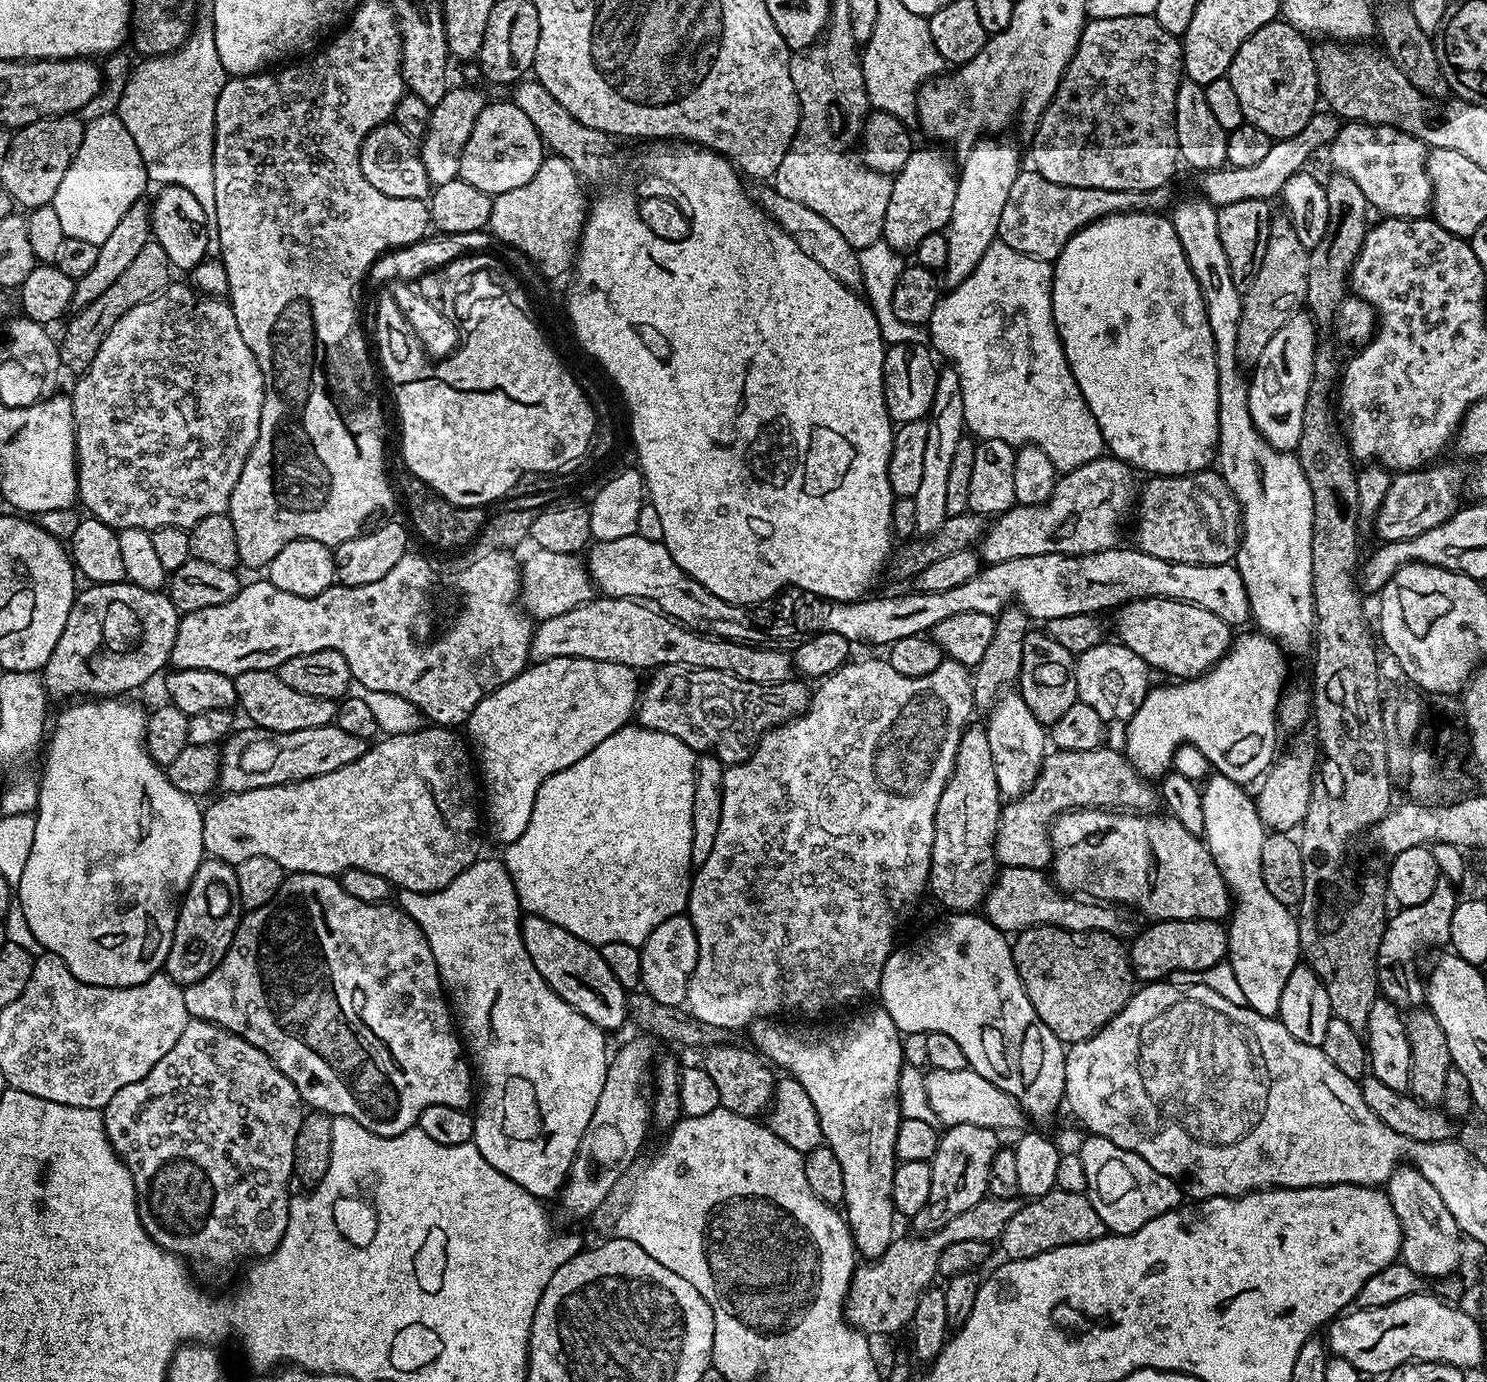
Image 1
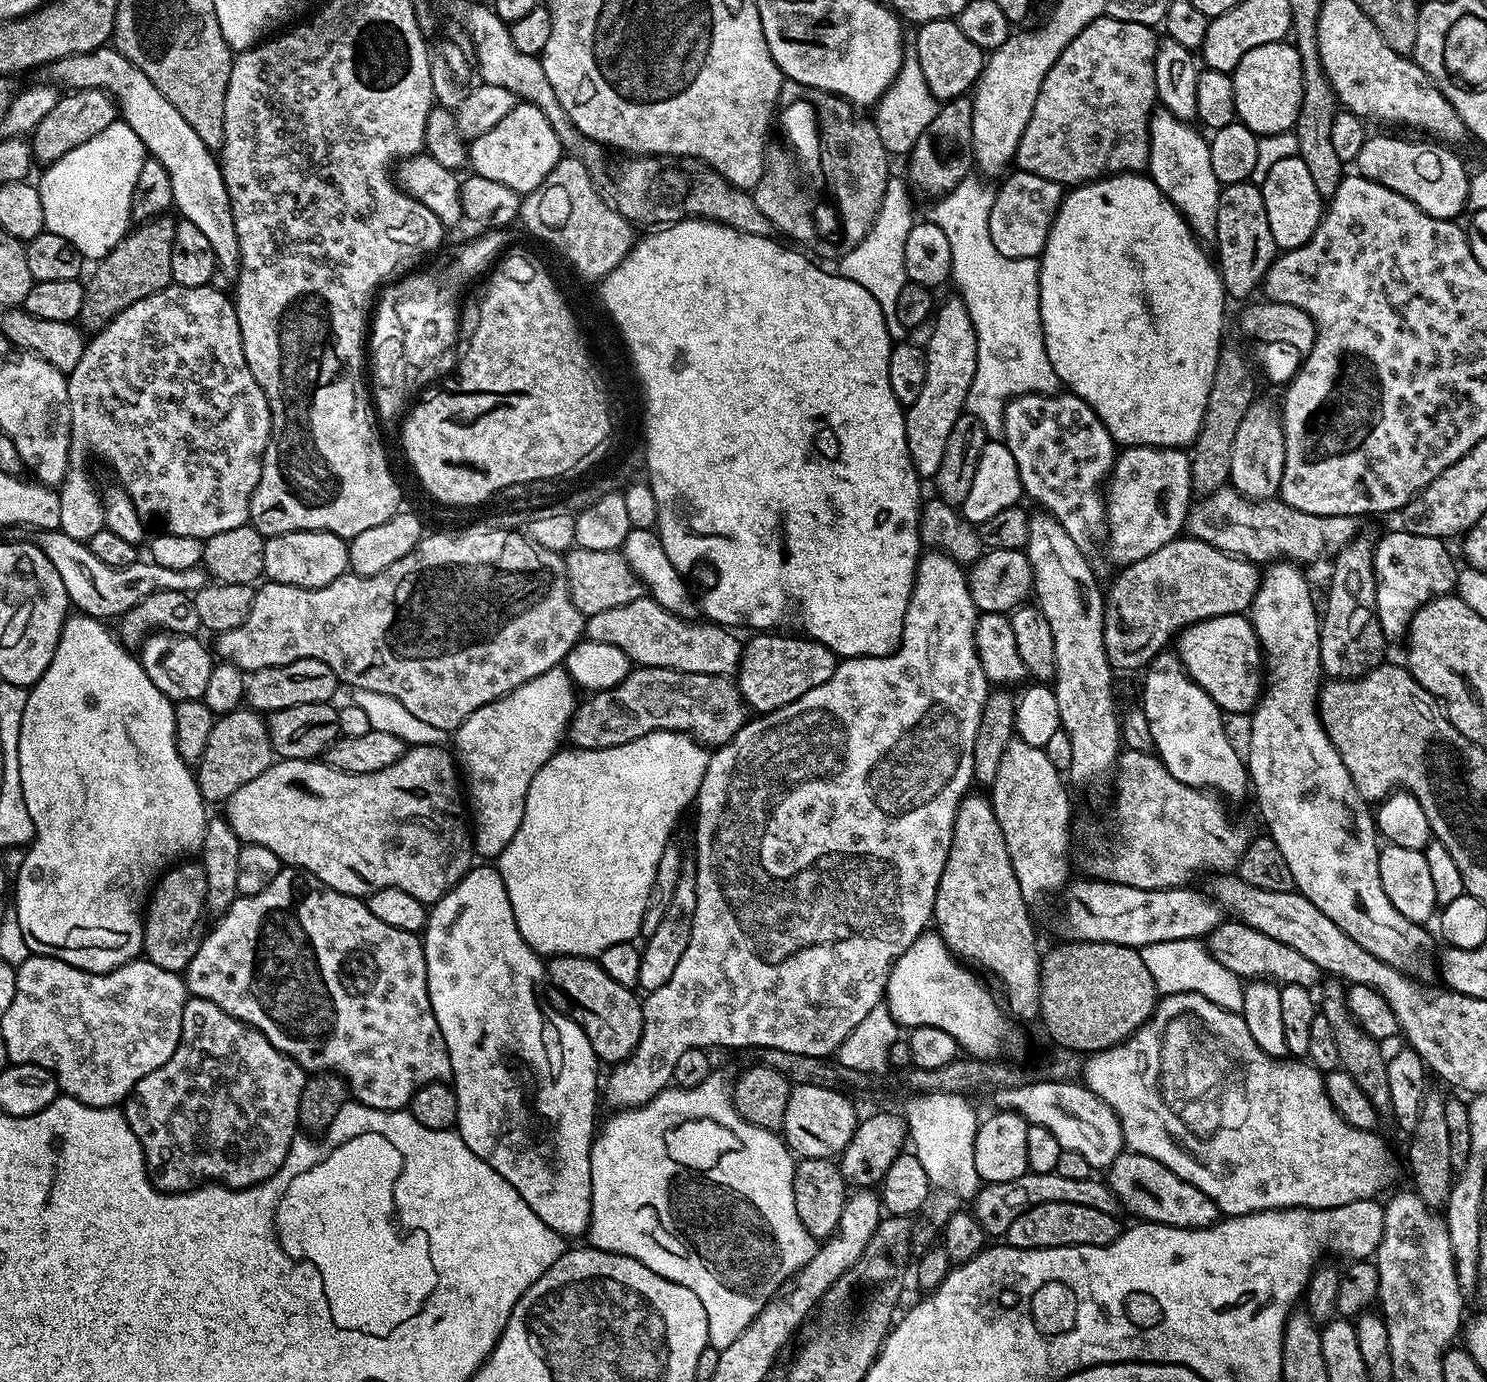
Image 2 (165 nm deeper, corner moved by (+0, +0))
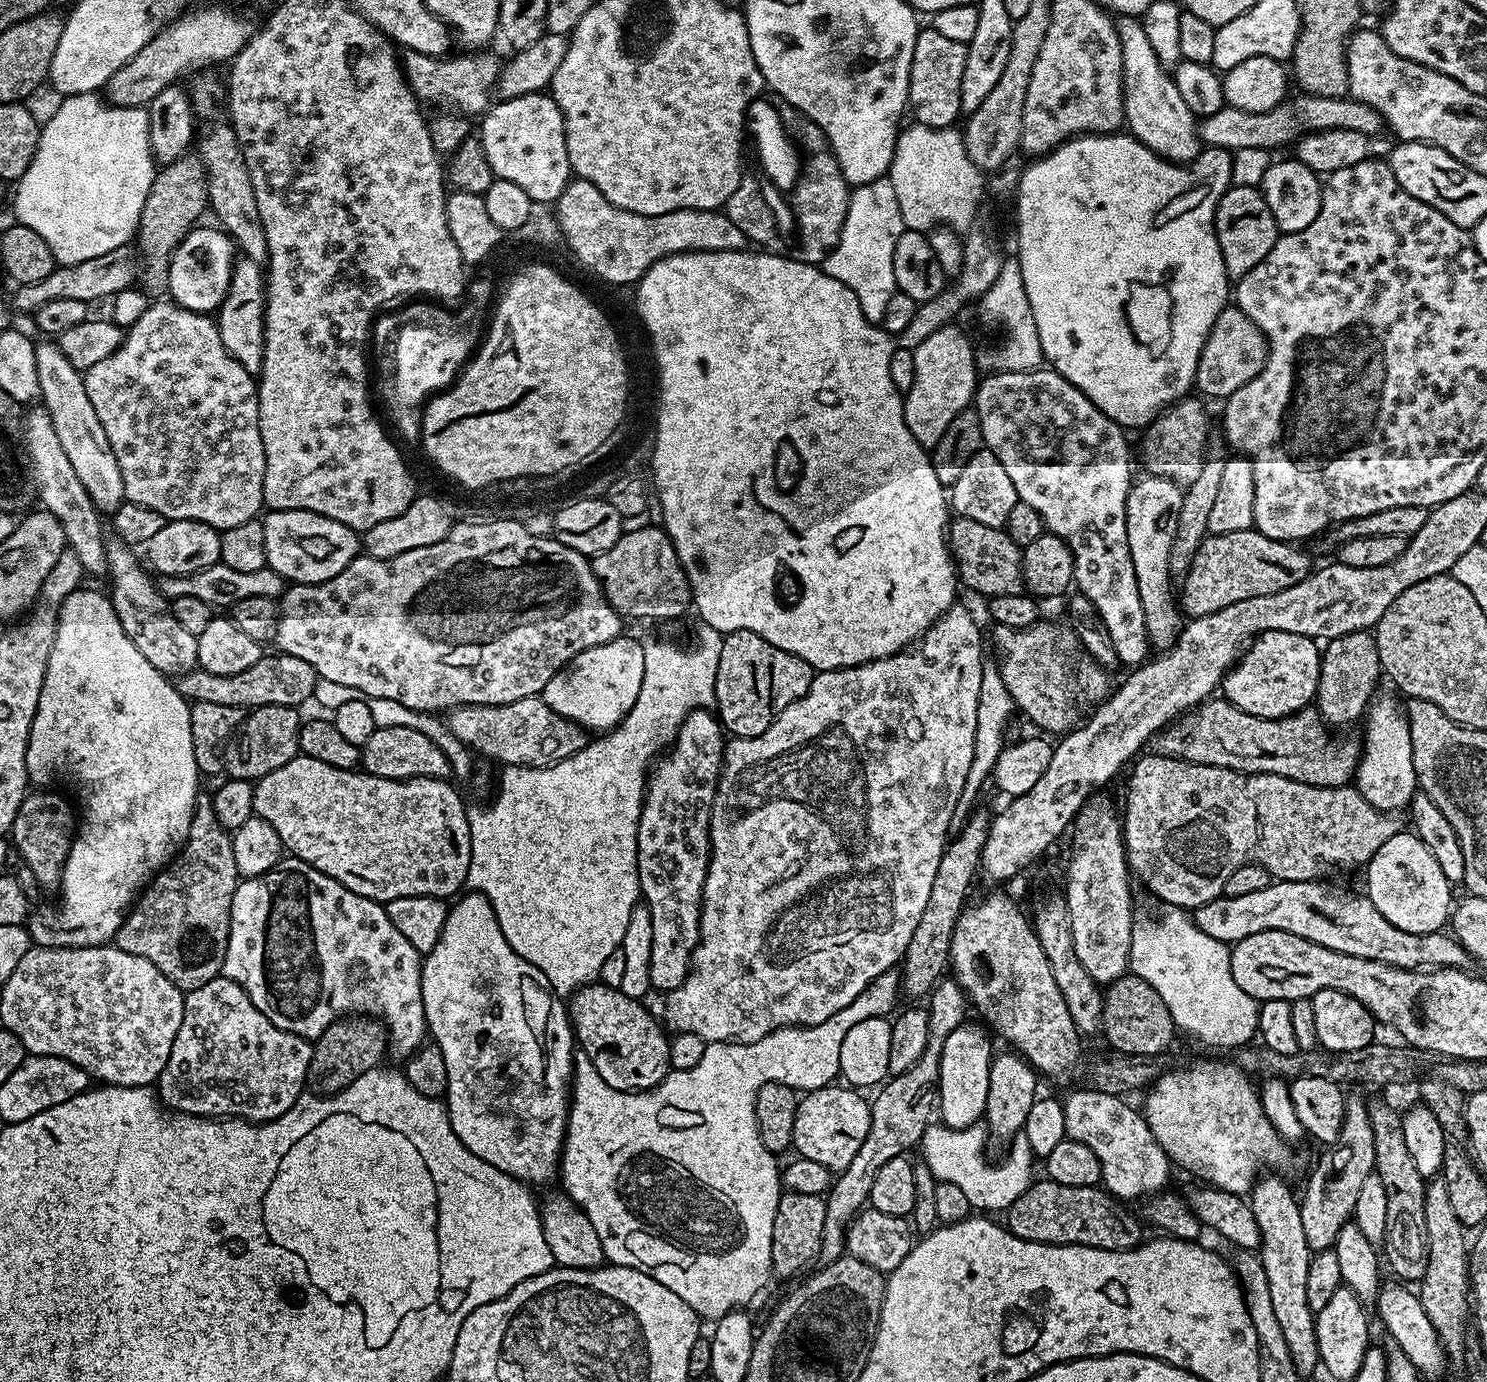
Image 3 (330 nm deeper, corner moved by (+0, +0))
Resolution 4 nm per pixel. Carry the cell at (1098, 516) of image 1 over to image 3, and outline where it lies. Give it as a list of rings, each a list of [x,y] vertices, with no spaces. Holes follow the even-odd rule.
[[[1181,398],[1164,409],[1147,428],[1143,429],[1144,441],[1140,444],[1140,456],[1149,473],[1187,486],[1202,474],[1208,440],[1208,416],[1204,413],[1205,401],[1200,398]]]

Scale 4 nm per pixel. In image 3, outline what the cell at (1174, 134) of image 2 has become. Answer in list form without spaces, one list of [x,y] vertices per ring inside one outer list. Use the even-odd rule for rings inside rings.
[[[1120,16],[1115,21],[1118,42],[1122,42],[1122,74],[1124,75],[1124,124],[1127,131],[1135,136],[1150,150],[1173,162],[1187,162],[1200,155],[1202,141],[1198,131],[1197,117],[1193,116],[1190,106],[1178,94],[1178,86],[1172,80],[1169,69],[1158,62],[1158,54],[1154,54],[1150,42],[1146,39],[1143,23],[1135,16]]]

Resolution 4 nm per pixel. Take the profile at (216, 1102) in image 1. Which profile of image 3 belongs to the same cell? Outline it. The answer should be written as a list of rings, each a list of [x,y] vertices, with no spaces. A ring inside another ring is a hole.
[[[222,974],[218,975],[210,982],[206,982],[206,986],[198,986],[198,990],[189,992],[184,997],[182,1026],[178,1030],[178,1038],[174,1038],[170,1058],[166,1062],[158,1081],[158,1099],[165,1109],[173,1112],[184,1112],[188,1116],[239,1118],[248,1121],[249,1124],[265,1124],[268,1120],[276,1120],[282,1114],[286,1114],[286,1110],[290,1110],[290,1106],[294,1106],[296,1099],[305,1095],[310,1058],[312,1057],[312,1045],[313,1041],[302,1038],[298,1034],[278,1030],[278,1026],[274,1026],[274,1022],[270,1022],[270,1018],[266,1018],[266,1014],[262,1014],[262,1010],[258,1010],[258,1006],[254,1006],[254,1002],[250,1002],[246,990],[242,990],[242,986],[238,986],[238,982],[234,982]]]

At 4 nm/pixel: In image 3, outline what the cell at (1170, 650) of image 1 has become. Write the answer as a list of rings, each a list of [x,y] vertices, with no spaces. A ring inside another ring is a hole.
[[[1282,630],[1264,632],[1247,645],[1248,653],[1241,655],[1232,669],[1224,675],[1222,685],[1223,699],[1228,700],[1238,710],[1246,714],[1254,714],[1258,718],[1270,718],[1277,720],[1283,716],[1289,716],[1295,712],[1301,712],[1315,701],[1318,690],[1320,674],[1320,658],[1322,648],[1311,636],[1302,634],[1290,634]]]

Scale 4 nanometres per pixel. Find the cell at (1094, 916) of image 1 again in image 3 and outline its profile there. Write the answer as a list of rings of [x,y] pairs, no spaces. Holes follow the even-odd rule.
[[[1276,880],[1268,884],[1266,890],[1257,890],[1254,894],[1220,896],[1195,909],[1194,921],[1198,930],[1229,946],[1242,938],[1250,938],[1250,934],[1282,930],[1298,934],[1298,938],[1318,942],[1318,946],[1395,968],[1464,970],[1470,964],[1468,951],[1460,945],[1455,935],[1444,930],[1430,934],[1410,934],[1406,930],[1398,930],[1398,926],[1386,922],[1386,918],[1378,914],[1367,895],[1347,896],[1315,880]]]

